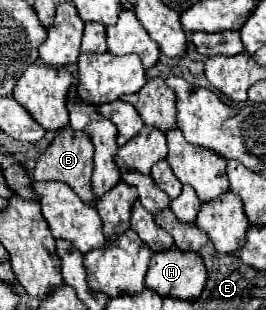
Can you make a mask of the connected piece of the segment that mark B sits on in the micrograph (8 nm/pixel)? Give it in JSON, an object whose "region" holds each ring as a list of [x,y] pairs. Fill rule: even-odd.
{"region":[[[69,125],[63,127],[57,137],[49,143],[35,165],[35,181],[63,181],[67,183],[85,203],[91,205],[91,171],[93,171],[93,143],[85,131],[73,131]]]}

